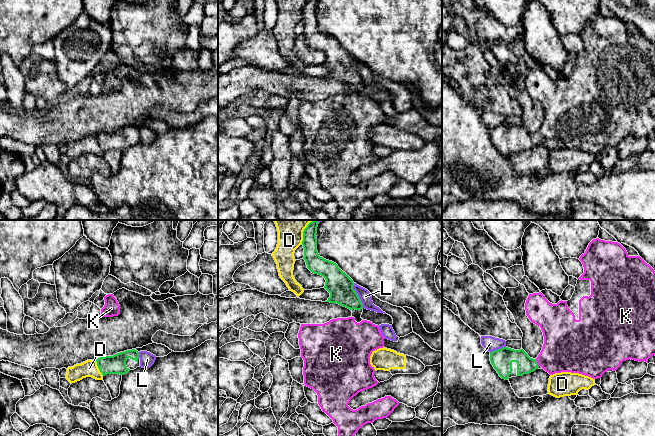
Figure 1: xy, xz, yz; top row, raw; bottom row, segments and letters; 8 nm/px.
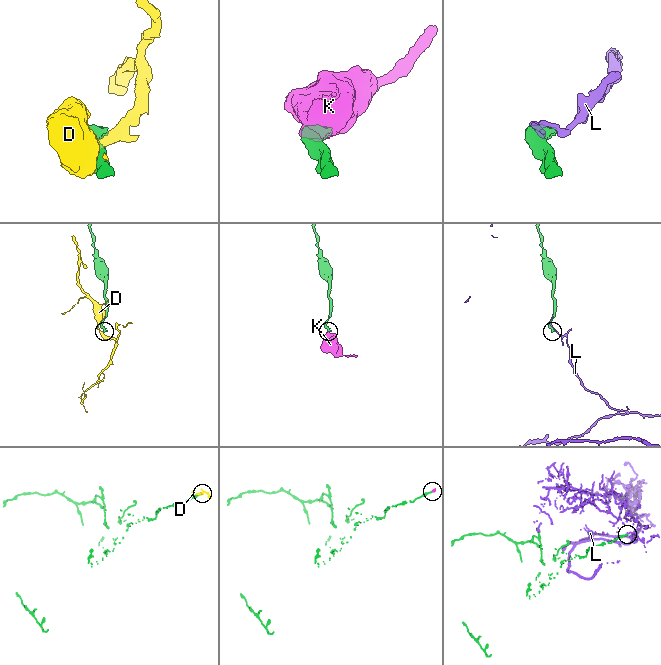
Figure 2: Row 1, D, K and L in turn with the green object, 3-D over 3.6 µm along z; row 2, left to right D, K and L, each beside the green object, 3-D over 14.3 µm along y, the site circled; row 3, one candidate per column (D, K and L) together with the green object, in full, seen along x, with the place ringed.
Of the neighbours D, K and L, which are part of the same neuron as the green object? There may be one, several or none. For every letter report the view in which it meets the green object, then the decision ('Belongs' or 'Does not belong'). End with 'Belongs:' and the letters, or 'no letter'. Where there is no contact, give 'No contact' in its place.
D: Touches green in xy. Does not belong
K: Touches green in yz. Belongs
L: Touches green in xz. Does not belong
Belongs: K

